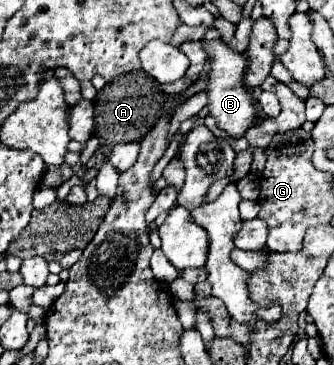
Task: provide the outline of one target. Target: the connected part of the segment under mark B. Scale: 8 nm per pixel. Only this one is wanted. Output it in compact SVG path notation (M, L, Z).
M221 39L217 41L201 41L203 51L209 57L209 79L207 79L207 107L209 115L217 121L217 127L227 131L231 137L241 137L255 123L257 109L251 93L245 89L241 75L245 73L245 55L229 49Z

